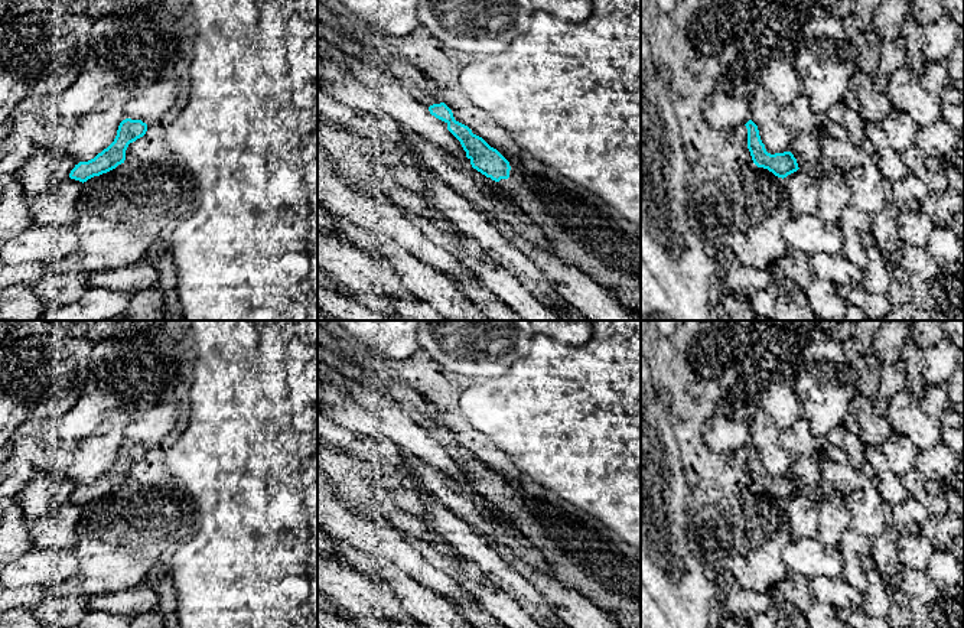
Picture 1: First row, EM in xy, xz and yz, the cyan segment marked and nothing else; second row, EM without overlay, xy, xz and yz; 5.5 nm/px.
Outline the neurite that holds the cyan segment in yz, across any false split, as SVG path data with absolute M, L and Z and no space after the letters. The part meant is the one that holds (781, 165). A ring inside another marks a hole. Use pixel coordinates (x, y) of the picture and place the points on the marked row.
M749 120L746 124L740 124L729 131L732 141L748 147L753 163L758 167L768 169L778 178L786 178L797 172L798 163L791 152L771 154L766 152L765 144L761 140L758 126Z

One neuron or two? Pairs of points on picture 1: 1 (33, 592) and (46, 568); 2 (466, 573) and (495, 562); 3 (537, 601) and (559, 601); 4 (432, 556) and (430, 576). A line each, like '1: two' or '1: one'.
1: two
2: two
3: two
4: two

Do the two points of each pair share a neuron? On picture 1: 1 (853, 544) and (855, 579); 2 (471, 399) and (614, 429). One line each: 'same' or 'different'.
1: same
2: same

